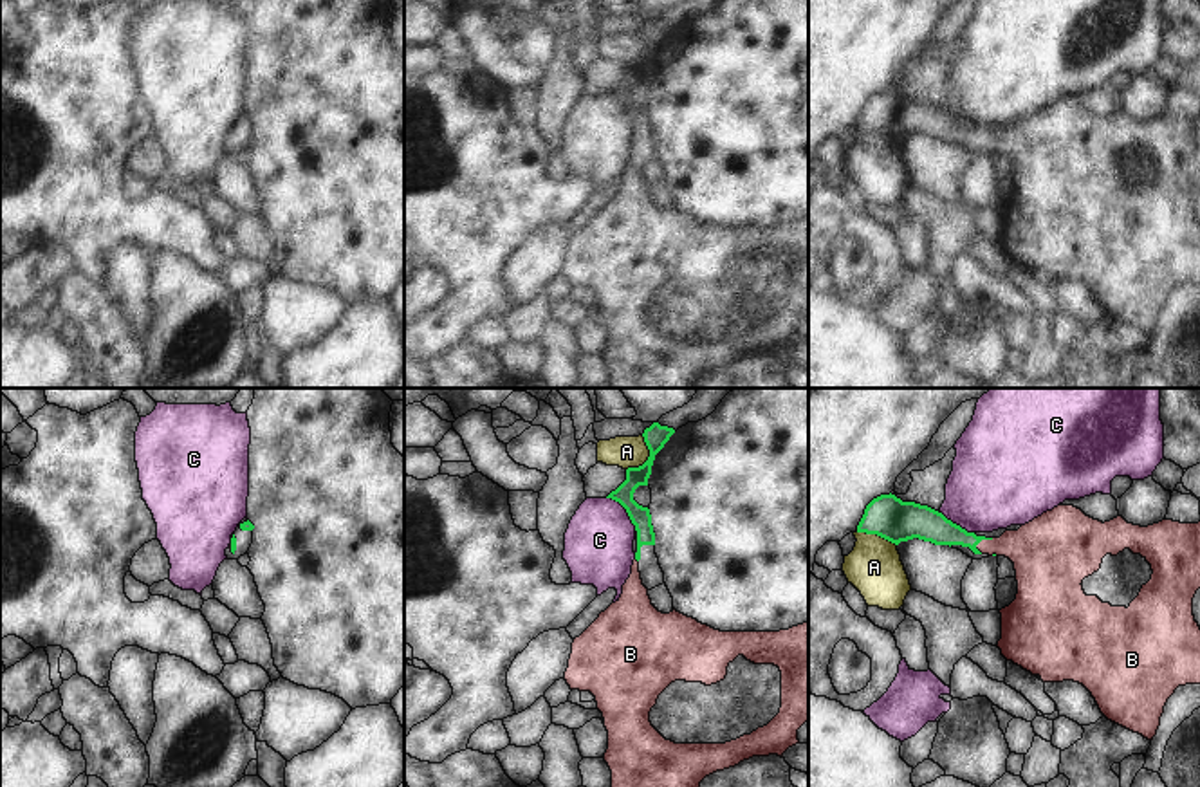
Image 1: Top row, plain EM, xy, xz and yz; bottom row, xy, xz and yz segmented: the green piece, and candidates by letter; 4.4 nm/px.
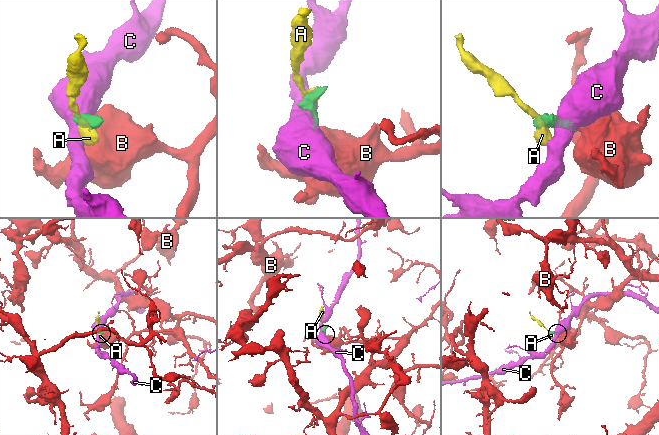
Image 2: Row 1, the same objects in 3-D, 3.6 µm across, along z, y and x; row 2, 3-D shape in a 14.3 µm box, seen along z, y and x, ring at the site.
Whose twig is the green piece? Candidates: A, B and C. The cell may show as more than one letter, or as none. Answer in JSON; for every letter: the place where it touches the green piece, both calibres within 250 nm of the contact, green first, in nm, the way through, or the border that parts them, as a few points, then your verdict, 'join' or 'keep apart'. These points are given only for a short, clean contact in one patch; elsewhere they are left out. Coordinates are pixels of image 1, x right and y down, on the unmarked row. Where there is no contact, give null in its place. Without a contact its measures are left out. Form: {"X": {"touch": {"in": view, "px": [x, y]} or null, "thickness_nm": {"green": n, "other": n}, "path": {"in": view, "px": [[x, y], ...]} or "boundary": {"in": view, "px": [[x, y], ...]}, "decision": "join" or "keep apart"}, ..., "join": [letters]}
{"A": {"touch": {"in": "xz", "px": [648, 53]}, "thickness_nm": {"green": 100, "other": 140}, "boundary": {"in": "xz", "px": [[643, 31], [648, 53], [627, 65]]}, "decision": "keep apart"}, "B": {"touch": {"in": "yz", "px": [984, 134]}, "thickness_nm": {"green": 140, "other": 260}, "path": {"in": "yz", "px": [[930, 121], [964, 134], [984, 134], [991, 141], [1038, 145]]}, "decision": "join"}, "C": {"touch": {"in": "xz", "px": [627, 107]}, "thickness_nm": {"green": 90, "other": 300}, "boundary": {"in": "xz", "px": [[607, 92], [625, 105], [636, 125]]}, "decision": "keep apart"}, "join": ["B"]}

